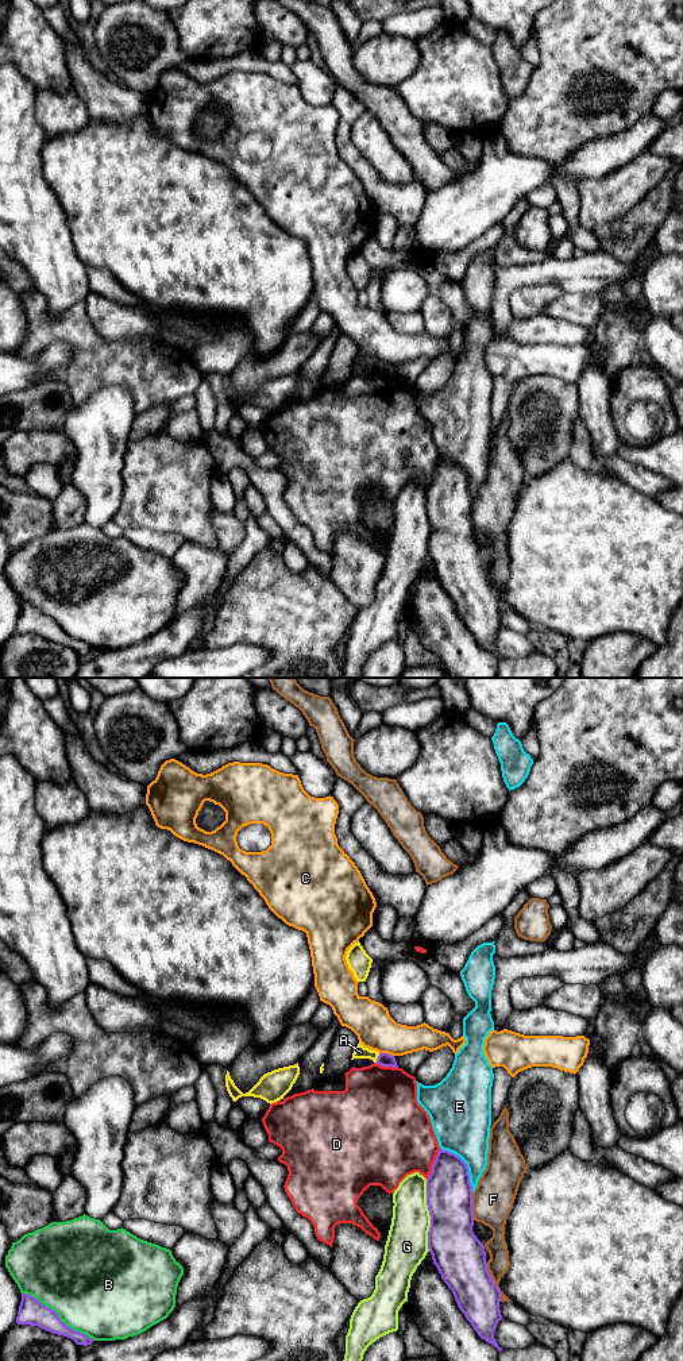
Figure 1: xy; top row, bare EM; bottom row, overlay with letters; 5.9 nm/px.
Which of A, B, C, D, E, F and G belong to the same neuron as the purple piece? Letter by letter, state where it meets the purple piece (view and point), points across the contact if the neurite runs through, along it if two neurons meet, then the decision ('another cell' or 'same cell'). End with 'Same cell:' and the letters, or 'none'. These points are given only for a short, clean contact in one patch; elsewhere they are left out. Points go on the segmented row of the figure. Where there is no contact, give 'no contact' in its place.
A: xy (378, 1057) | along xy (379, 1053), (375, 1061) | another cell
B: xy (58, 1317) | another cell
C: xy (386, 1053) | along xy (379, 1052), (393, 1056) | another cell
D: xy (433, 1164) | another cell
E: xy (466, 1165) | another cell
F: xy (493, 1282) | another cell
G: xy (429, 1214) | another cell
Same cell: none

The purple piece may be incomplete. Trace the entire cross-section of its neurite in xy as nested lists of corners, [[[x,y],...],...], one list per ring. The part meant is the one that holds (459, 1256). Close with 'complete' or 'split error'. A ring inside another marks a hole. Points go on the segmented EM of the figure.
[[[437,1152],[427,1179],[427,1206],[433,1264],[478,1335],[501,1352],[494,1338],[502,1319],[501,1291],[487,1271],[485,1246],[472,1231],[472,1185],[467,1164],[455,1153]]] | complete

